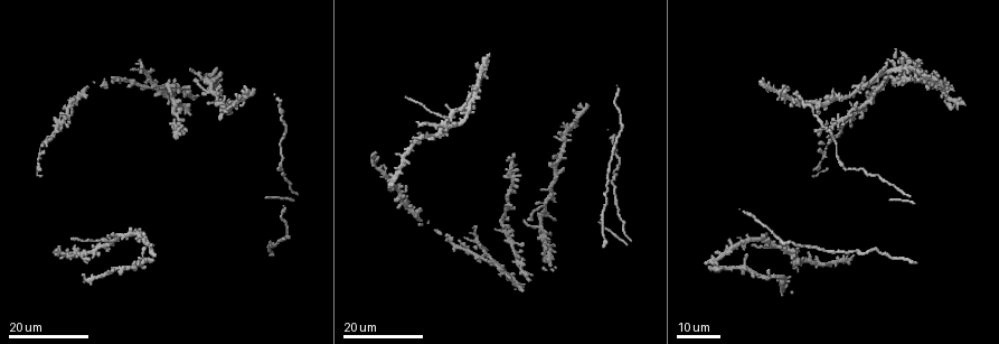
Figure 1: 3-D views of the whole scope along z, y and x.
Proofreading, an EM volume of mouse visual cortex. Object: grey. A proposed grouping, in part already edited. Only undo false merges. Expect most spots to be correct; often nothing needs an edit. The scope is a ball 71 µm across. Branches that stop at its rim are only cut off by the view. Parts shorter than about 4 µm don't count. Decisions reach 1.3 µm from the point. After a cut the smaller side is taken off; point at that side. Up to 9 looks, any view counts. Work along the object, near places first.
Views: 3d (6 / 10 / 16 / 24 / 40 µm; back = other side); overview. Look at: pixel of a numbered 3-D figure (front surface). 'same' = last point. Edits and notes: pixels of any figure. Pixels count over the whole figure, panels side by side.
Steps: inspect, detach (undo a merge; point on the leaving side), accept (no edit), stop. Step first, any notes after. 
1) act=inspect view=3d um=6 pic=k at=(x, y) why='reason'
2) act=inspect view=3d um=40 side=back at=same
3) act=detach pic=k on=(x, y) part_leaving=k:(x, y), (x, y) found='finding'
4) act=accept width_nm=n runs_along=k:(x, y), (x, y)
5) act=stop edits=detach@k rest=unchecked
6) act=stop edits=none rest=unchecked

act=inspect view=3d um=24 pic=1 at=(873, 83) why='four or more arms meet'

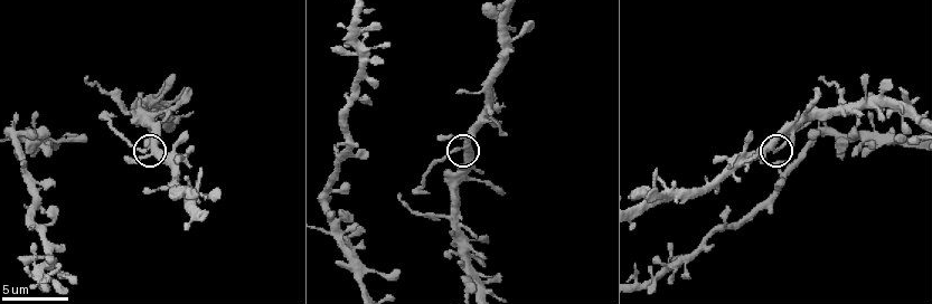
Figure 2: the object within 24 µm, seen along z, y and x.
act=inspect view=3d um=6 pic=2 at=(772, 145) why='zoom in'

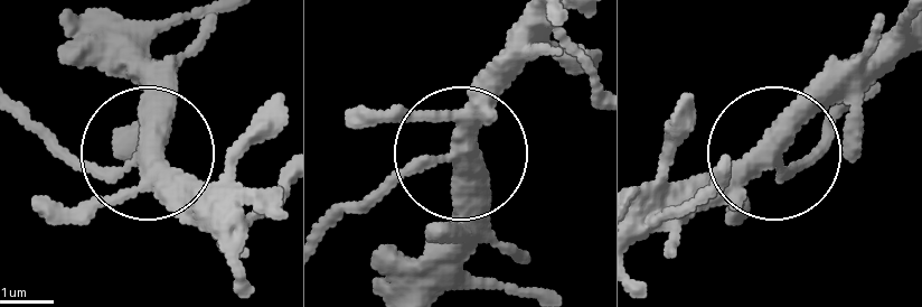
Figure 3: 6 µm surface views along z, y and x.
act=accept arms=4 runs_along=3:(118, 17), (140, 155), (91, 173), (28, 132) found='continuous, no second neuron'

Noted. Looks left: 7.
act=inspect view=3d um=24 pic=1 at=(780, 91) why='four or more arms meet'

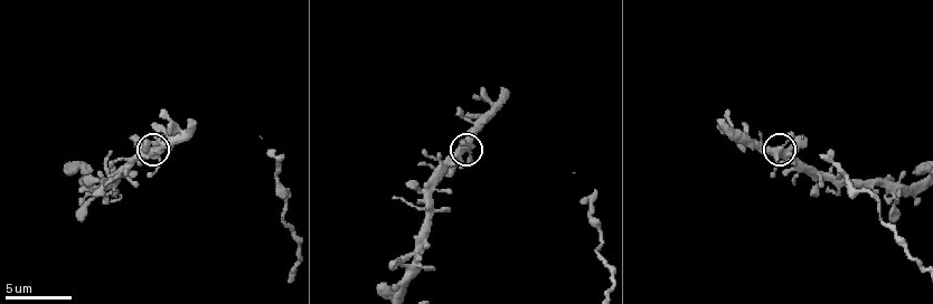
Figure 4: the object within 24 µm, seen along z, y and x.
act=inspect view=3d um=6 pic=4 at=(467, 151) why='closer look'

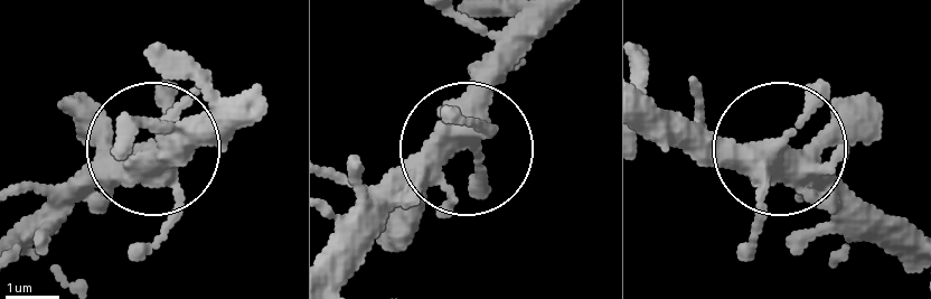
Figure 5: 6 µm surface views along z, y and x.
act=accept width_nm=340 found='one neuron here'

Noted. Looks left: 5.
act=inspect view=3d um=6 pic=2 at=(356, 276) why='three arms meet'

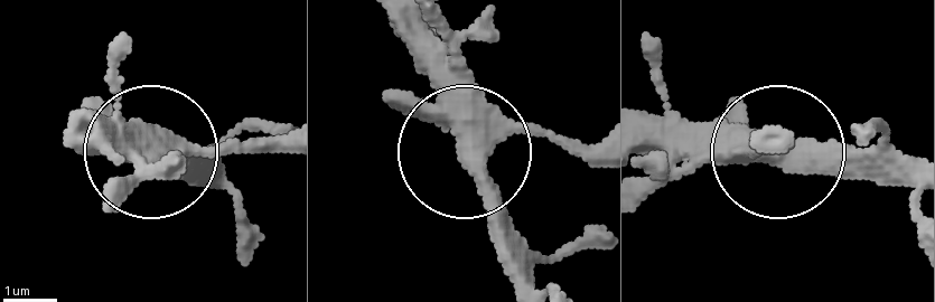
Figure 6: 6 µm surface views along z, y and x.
act=accept found='one neuron here'

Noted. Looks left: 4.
act=inspect view=3d um=10 pic=2 at=(449, 218) why='thin arm on a thick one'

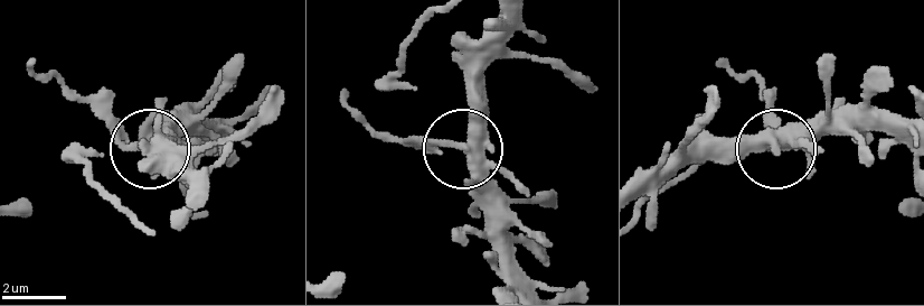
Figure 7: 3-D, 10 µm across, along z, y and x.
act=inspect view=3d um=10 side=back pic=7 at=(466, 145)

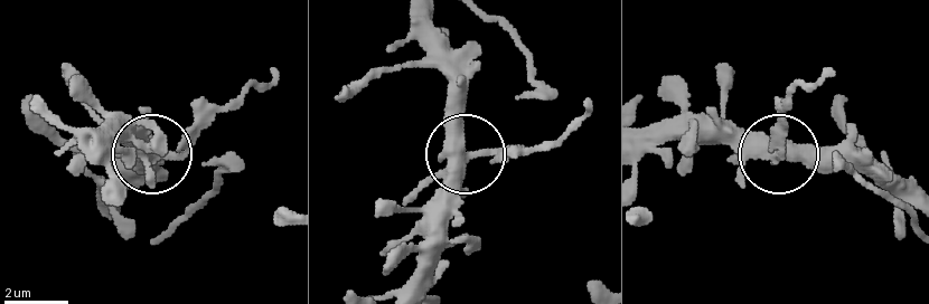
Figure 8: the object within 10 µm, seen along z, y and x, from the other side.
act=accept width_nm=340 runs_along=8:(446, 192), (448, 171), (461, 158), (547, 148) found='one neuron here'

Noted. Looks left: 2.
act=stop edits=none rest=unchecked

